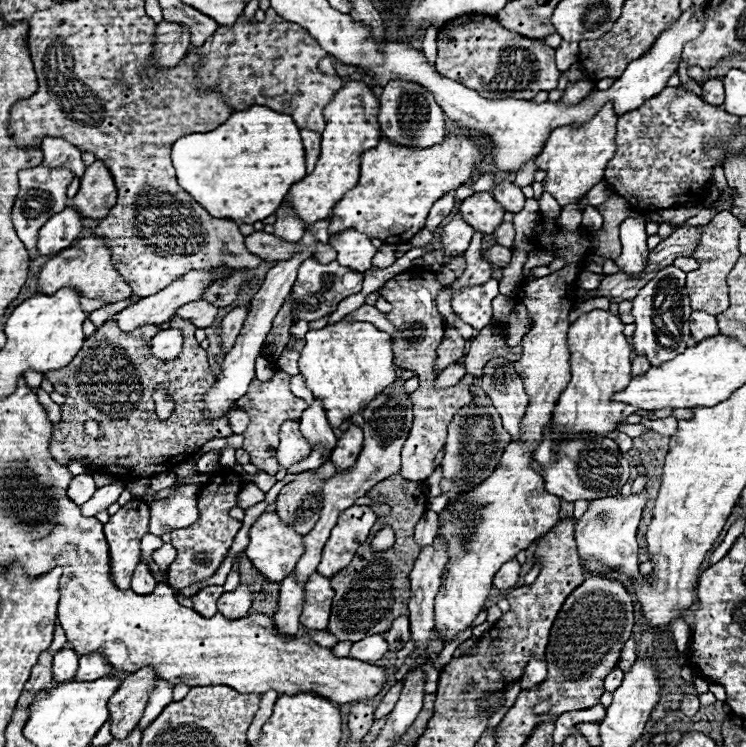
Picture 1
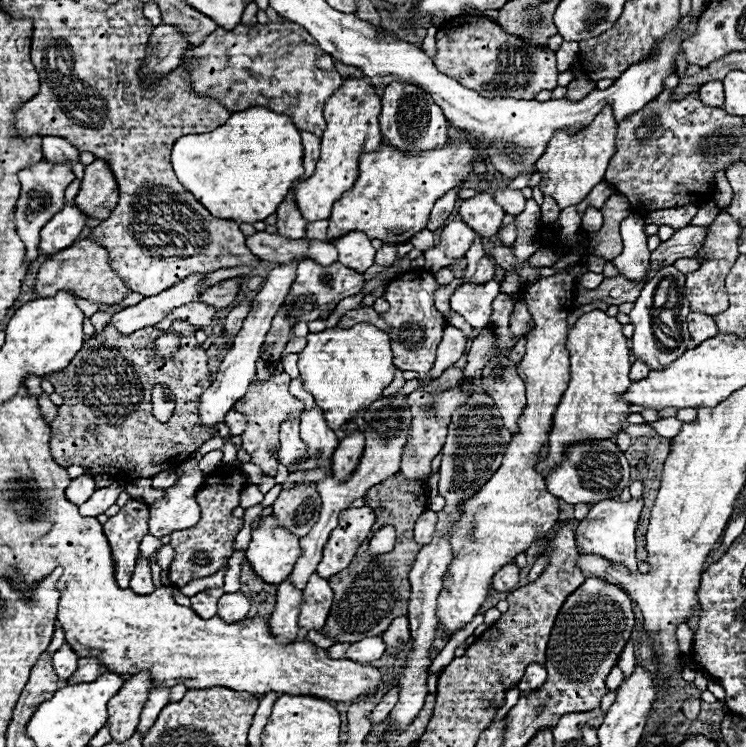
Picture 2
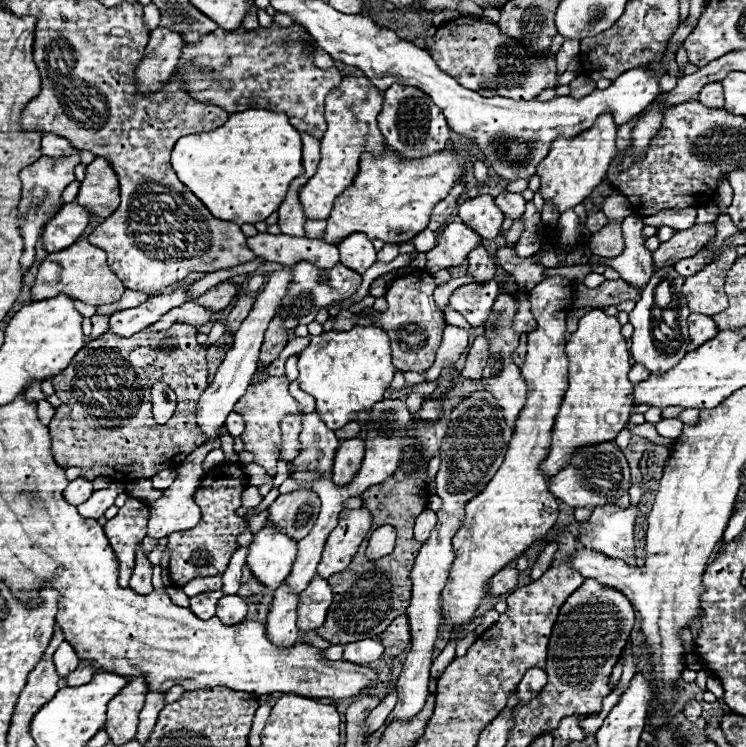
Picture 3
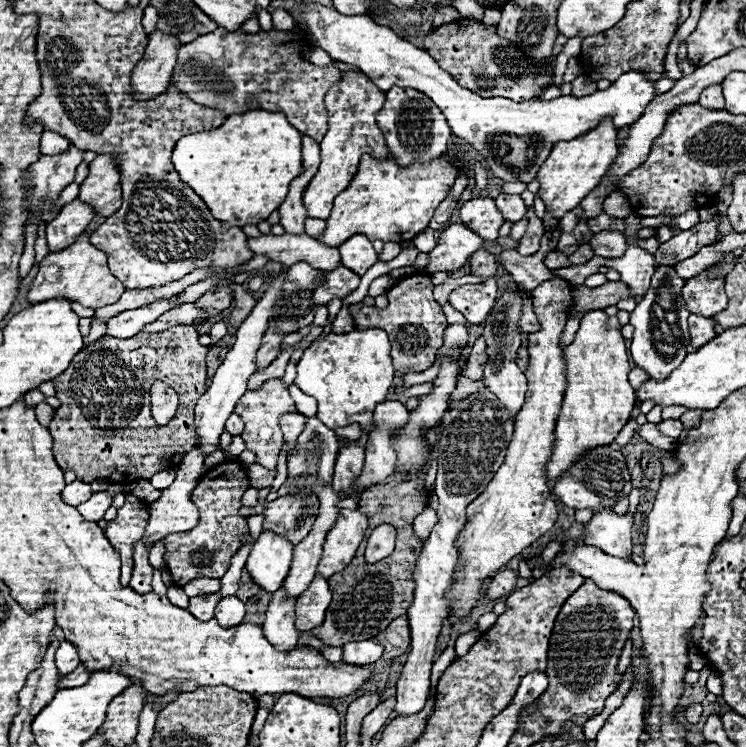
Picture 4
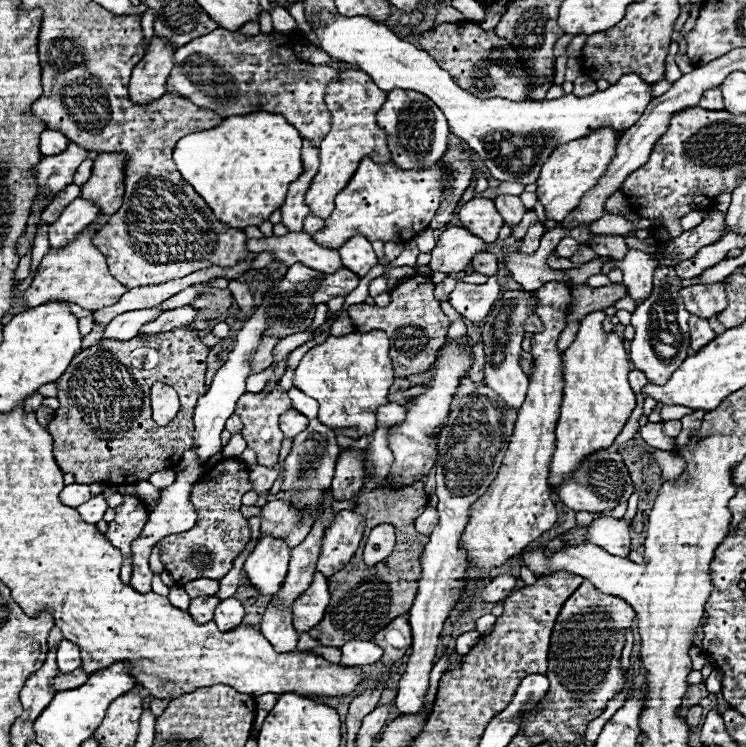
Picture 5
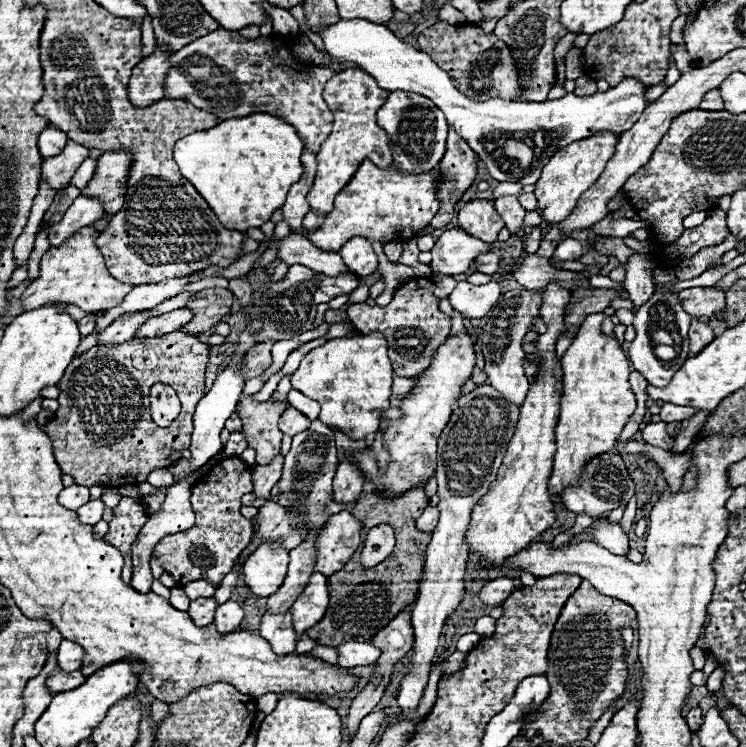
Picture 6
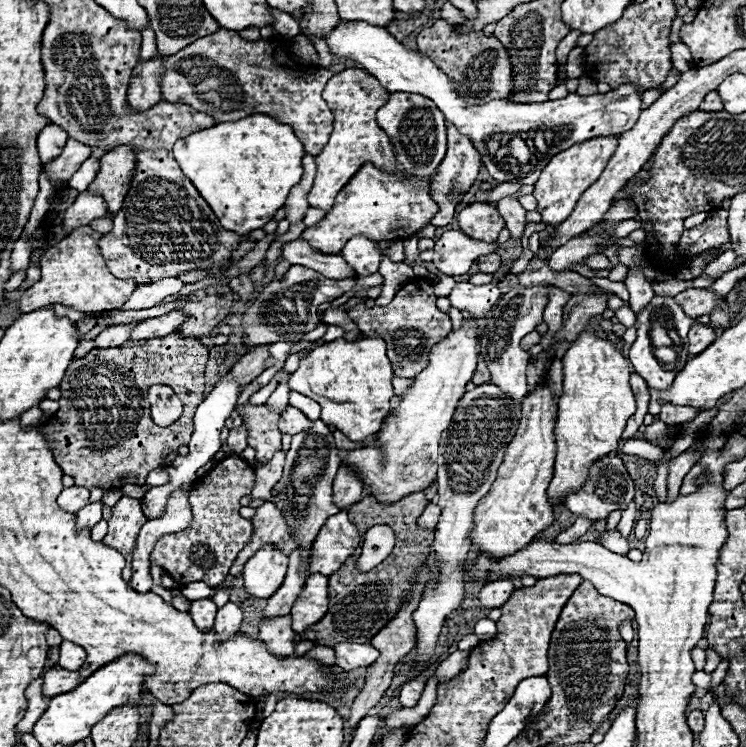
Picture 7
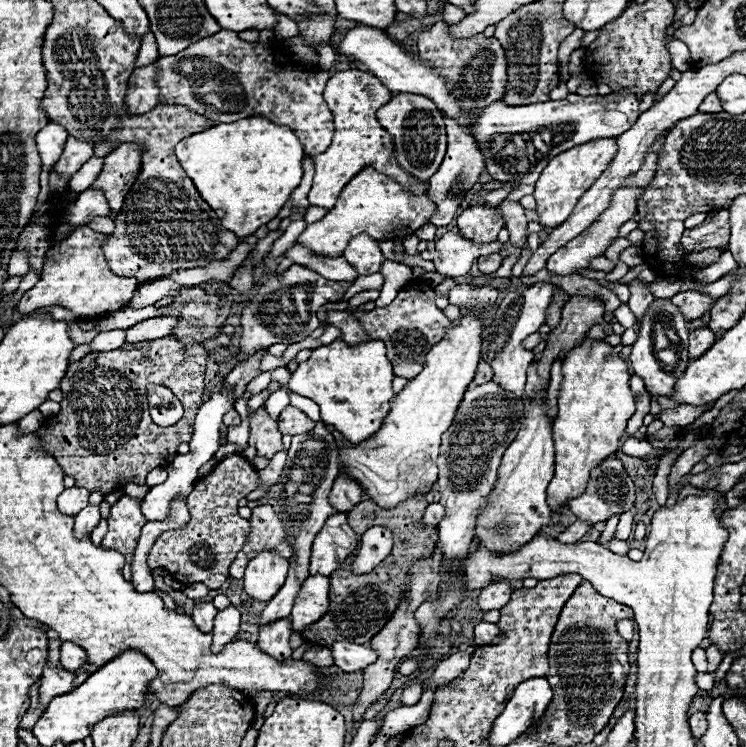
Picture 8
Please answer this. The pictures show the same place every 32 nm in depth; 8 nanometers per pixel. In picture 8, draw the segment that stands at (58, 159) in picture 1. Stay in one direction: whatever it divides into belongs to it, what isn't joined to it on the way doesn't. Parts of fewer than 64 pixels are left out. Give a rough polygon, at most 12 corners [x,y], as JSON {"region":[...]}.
{"region":[[48,122],[36,136],[42,176],[64,152],[68,130]]}

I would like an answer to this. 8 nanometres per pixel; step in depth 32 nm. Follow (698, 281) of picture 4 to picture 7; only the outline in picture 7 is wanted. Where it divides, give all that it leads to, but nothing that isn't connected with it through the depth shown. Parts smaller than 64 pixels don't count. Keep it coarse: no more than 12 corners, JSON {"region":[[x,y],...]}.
{"region":[[700,288],[674,296],[690,318],[710,314],[722,296]]}

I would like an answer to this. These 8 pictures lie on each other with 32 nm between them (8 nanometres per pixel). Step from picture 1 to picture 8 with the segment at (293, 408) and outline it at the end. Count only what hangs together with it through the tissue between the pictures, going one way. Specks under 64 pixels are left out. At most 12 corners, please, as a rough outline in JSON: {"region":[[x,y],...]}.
{"region":[[264,408],[250,414],[250,446],[272,458],[282,434]]}

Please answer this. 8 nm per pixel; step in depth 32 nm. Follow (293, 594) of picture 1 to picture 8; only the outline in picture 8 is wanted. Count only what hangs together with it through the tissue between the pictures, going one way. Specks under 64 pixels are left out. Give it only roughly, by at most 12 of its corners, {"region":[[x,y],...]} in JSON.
{"region":[[290,620],[260,628],[258,648],[276,660],[292,656]]}

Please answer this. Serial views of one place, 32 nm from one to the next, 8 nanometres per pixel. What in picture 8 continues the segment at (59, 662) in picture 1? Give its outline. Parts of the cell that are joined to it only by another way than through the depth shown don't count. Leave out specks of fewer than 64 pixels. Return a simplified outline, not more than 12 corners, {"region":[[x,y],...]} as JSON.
{"region":[[62,644],[60,662],[74,672],[86,664],[84,648]]}

